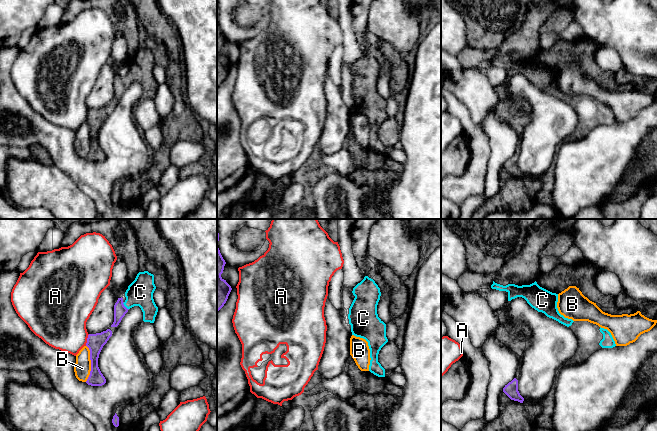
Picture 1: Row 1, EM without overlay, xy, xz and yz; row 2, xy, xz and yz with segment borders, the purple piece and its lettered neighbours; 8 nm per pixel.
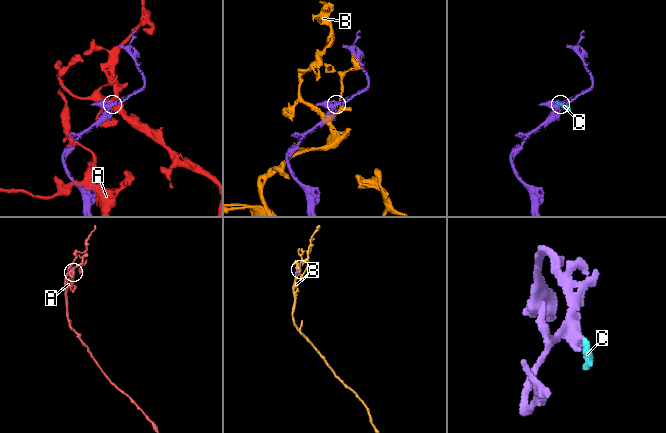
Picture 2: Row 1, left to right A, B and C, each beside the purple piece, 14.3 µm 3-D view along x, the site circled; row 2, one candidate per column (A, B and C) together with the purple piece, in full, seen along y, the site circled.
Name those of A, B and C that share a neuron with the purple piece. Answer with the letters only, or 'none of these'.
C

